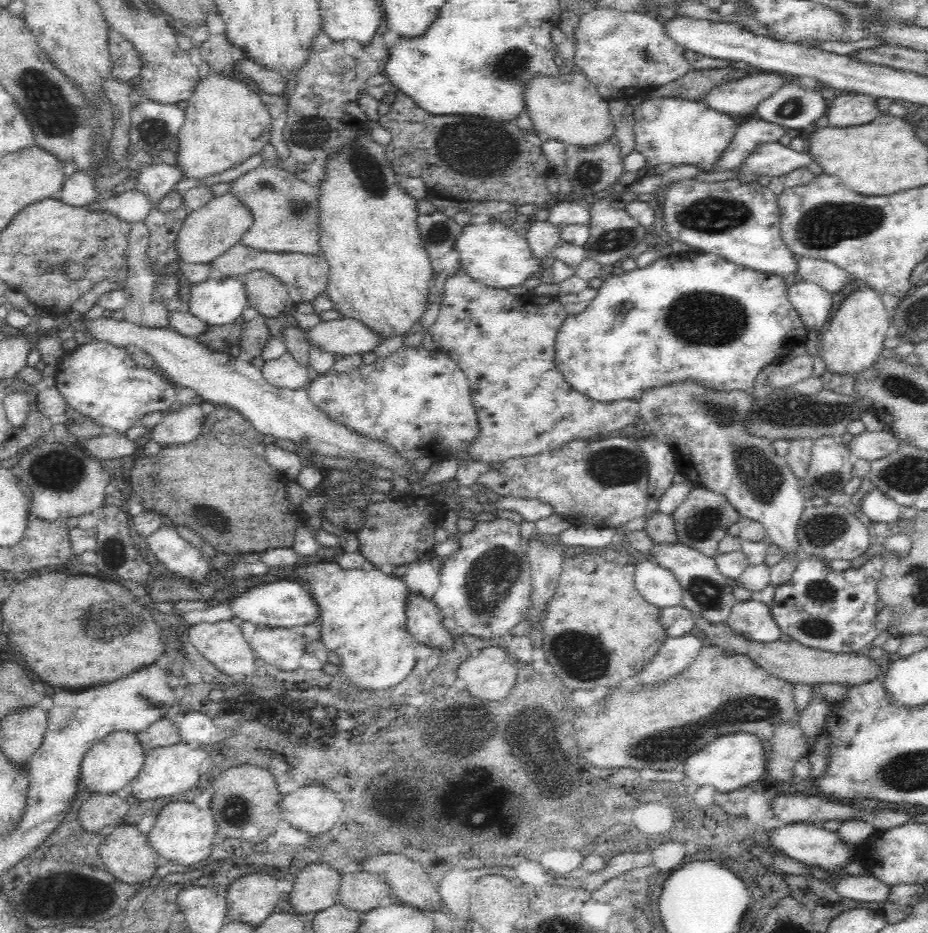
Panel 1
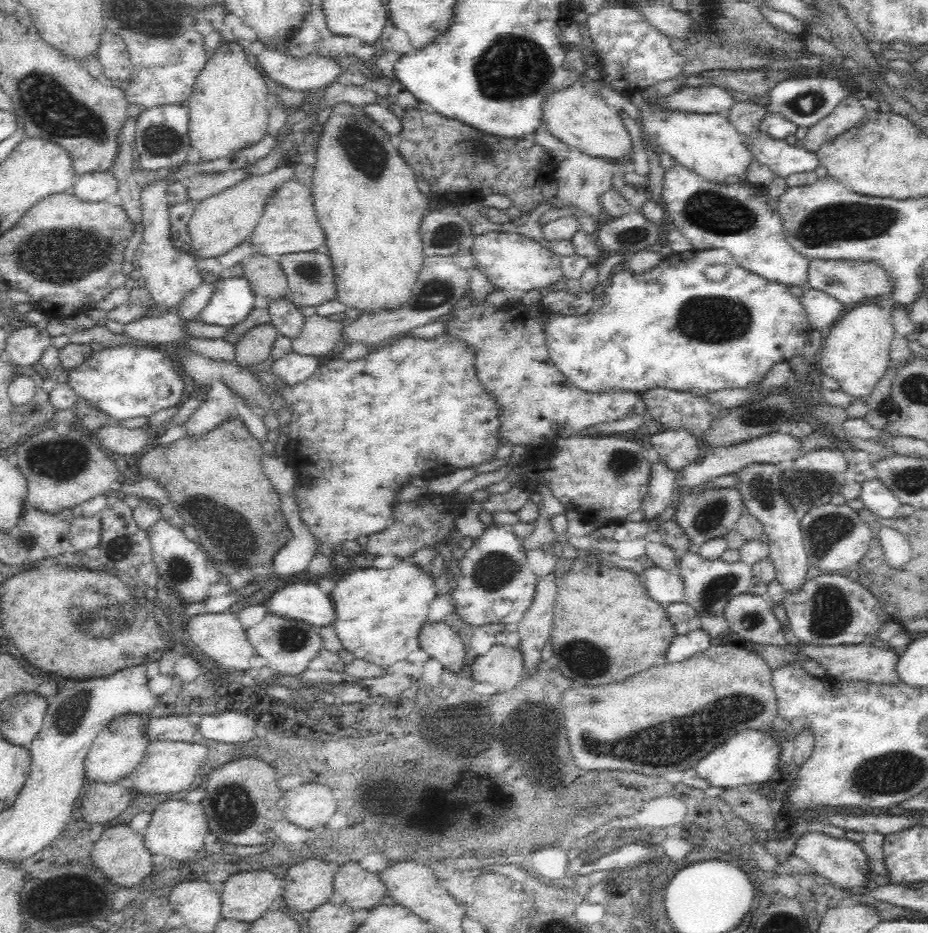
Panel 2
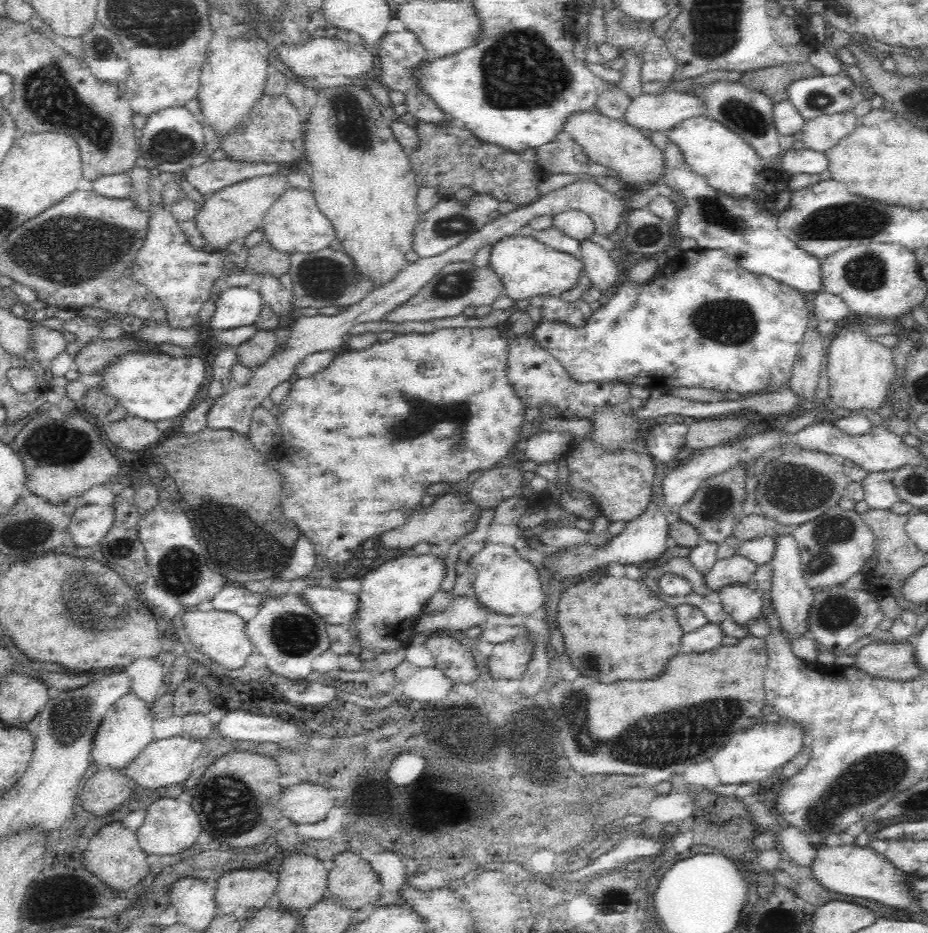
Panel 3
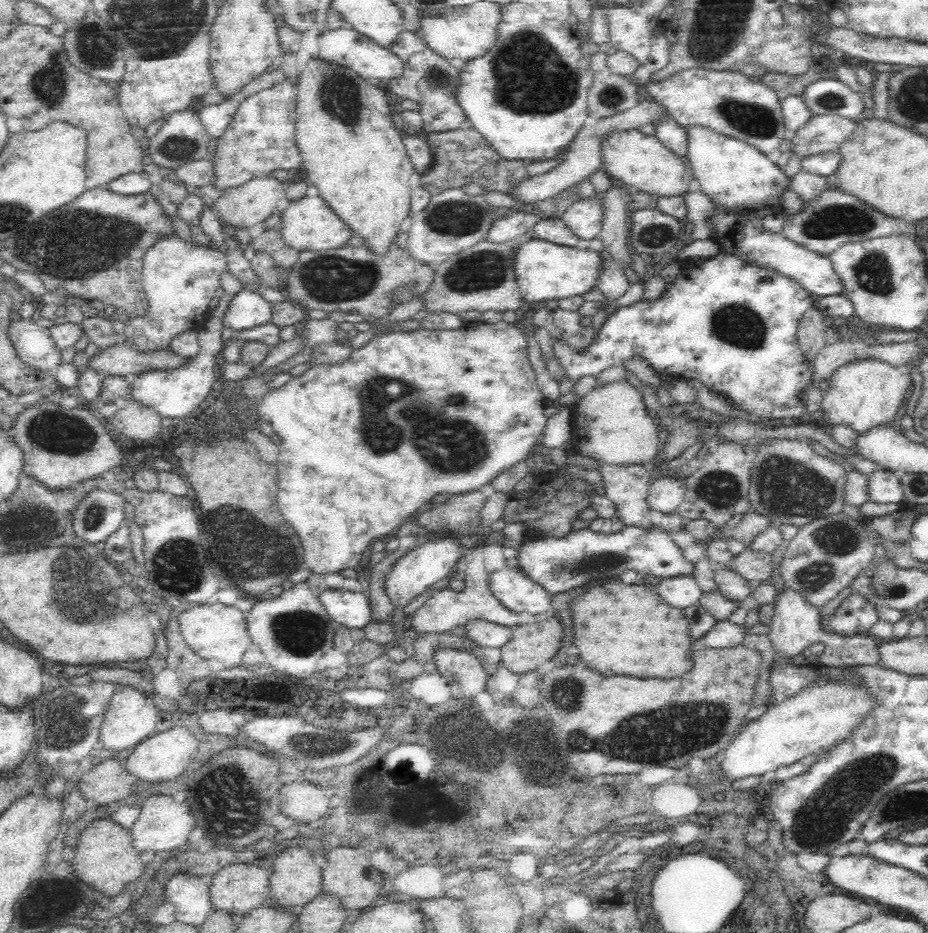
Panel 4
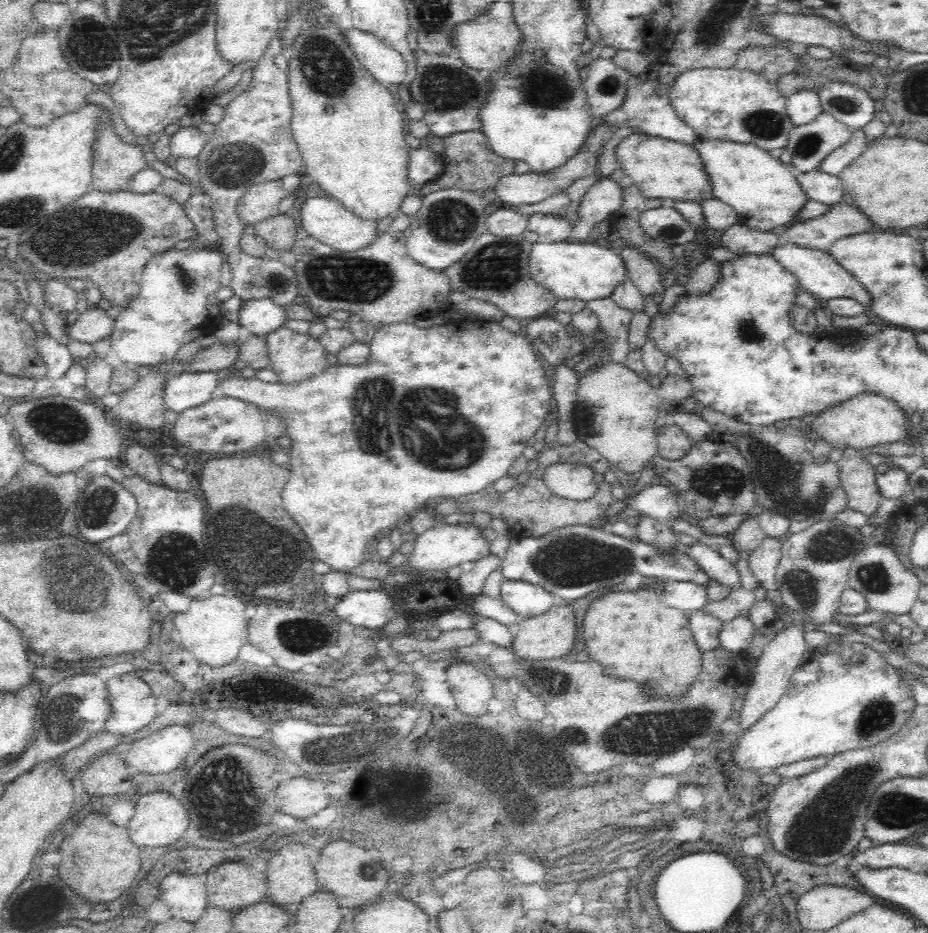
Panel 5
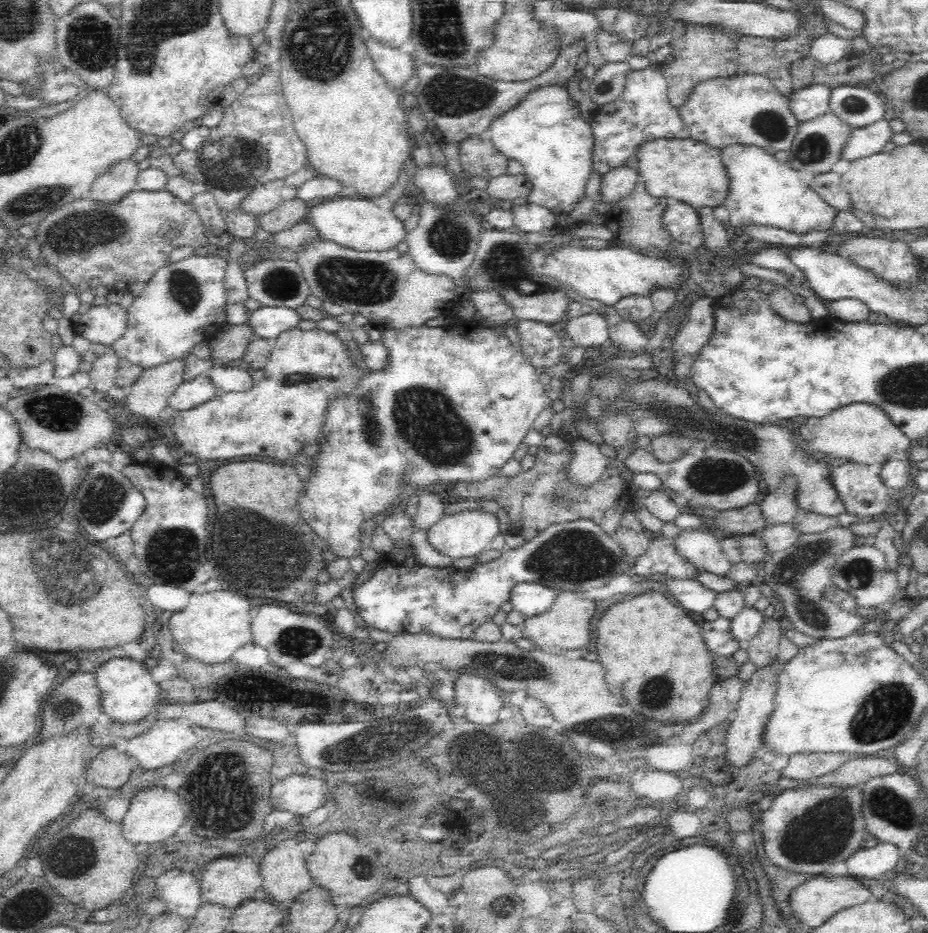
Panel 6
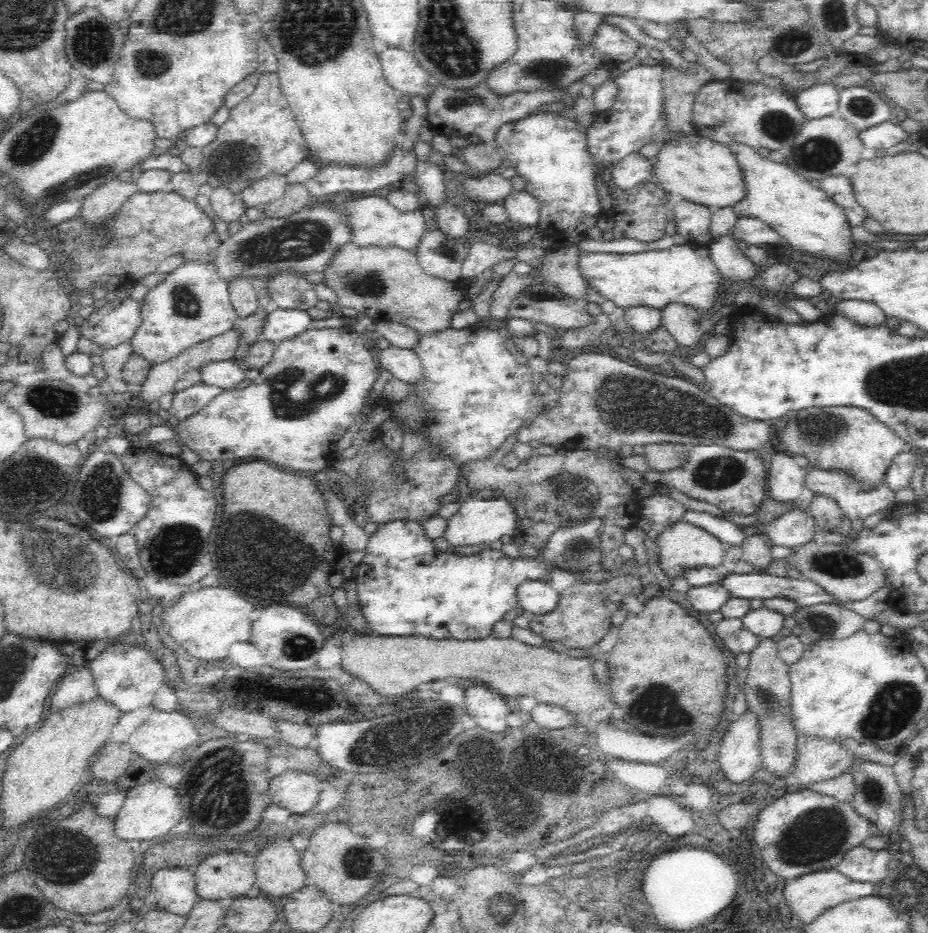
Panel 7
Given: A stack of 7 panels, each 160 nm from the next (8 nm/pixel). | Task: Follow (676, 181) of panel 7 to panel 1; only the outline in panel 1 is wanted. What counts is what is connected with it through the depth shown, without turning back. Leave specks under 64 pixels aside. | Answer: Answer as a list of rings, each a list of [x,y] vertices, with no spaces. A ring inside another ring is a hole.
[[[567,73],[558,78],[538,77],[524,94],[527,112],[538,136],[554,138],[565,145],[595,147],[616,137],[609,99],[604,98],[584,73]]]

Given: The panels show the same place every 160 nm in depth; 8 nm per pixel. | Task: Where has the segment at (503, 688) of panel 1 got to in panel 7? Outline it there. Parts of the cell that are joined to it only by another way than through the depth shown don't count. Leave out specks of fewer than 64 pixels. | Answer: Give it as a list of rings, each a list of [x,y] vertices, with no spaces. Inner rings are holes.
[[[616,574],[600,582],[579,582],[560,593],[560,600],[554,610],[546,614],[532,615],[529,627],[545,639],[561,642],[568,649],[590,648],[602,640],[612,628],[612,616],[624,607],[626,596],[638,596],[644,592],[645,579],[631,574]]]

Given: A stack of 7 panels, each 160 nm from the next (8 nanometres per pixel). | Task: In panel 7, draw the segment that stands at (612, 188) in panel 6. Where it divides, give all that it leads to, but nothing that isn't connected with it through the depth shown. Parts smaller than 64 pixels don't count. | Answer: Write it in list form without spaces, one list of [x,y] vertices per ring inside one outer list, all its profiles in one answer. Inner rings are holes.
[[[639,151],[628,153],[613,165],[611,179],[622,189],[636,187],[640,183],[656,180],[654,164]]]

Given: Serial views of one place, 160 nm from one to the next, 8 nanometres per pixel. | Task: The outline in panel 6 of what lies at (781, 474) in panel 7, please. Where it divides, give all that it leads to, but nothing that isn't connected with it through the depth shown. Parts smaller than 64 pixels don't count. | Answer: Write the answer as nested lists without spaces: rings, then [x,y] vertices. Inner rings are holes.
[[[784,473],[779,483],[768,492],[762,502],[762,515],[767,524],[792,521],[795,517],[798,501],[798,477],[794,473]]]

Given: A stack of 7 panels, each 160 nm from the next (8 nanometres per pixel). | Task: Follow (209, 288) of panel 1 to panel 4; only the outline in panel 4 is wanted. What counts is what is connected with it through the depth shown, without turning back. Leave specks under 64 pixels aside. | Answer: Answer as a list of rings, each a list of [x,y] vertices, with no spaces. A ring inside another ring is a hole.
[[[241,290],[232,298],[223,324],[236,332],[269,324],[273,306],[260,293]]]

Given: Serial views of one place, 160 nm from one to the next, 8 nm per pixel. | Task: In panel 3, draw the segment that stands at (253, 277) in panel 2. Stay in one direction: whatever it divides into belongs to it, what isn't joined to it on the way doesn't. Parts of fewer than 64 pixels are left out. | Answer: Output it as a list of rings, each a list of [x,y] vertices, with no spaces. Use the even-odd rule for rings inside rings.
[[[268,239],[258,242],[248,250],[248,271],[254,274],[272,272],[277,278],[281,278],[290,270],[291,253],[277,250]]]

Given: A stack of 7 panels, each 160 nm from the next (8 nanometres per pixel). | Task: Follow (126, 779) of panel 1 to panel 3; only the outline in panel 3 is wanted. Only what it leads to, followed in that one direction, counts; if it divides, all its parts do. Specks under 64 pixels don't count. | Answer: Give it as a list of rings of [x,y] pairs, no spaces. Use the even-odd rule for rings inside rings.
[[[132,693],[125,694],[116,700],[103,716],[100,727],[93,738],[92,761],[99,767],[108,765],[124,770],[127,764],[139,756],[139,752],[146,745],[156,740],[153,734],[155,719],[150,708],[151,705]]]

